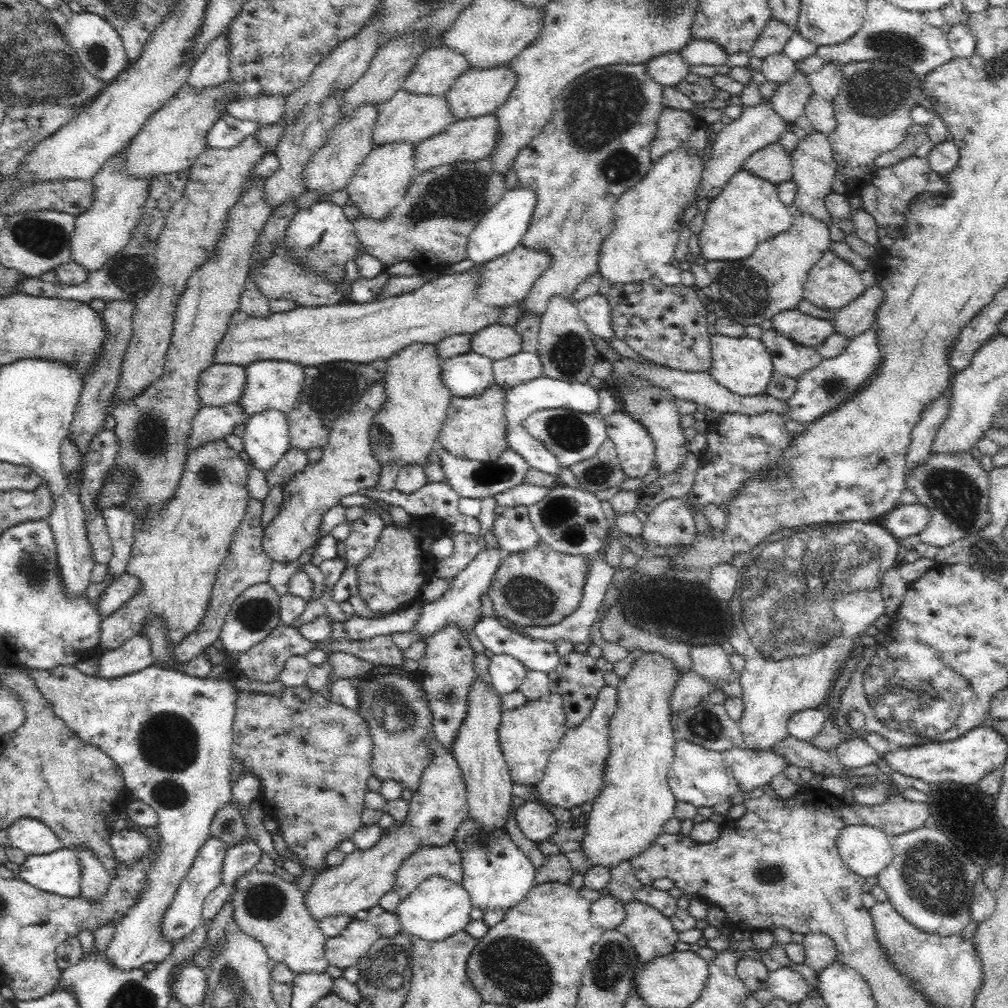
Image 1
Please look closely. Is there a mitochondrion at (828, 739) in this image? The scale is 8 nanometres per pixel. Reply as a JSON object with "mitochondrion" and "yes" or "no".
{"mitochondrion":"no"}

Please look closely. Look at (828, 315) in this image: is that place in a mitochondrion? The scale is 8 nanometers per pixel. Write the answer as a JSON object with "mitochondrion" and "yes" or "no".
{"mitochondrion":"no"}

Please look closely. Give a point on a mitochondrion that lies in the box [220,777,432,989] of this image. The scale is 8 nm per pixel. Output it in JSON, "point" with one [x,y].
{"point":[262,901]}

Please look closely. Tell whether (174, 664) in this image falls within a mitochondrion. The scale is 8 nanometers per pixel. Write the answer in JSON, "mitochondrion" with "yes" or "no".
{"mitochondrion":"no"}

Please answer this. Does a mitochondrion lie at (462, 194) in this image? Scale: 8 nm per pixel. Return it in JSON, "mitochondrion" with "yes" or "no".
{"mitochondrion":"yes"}

